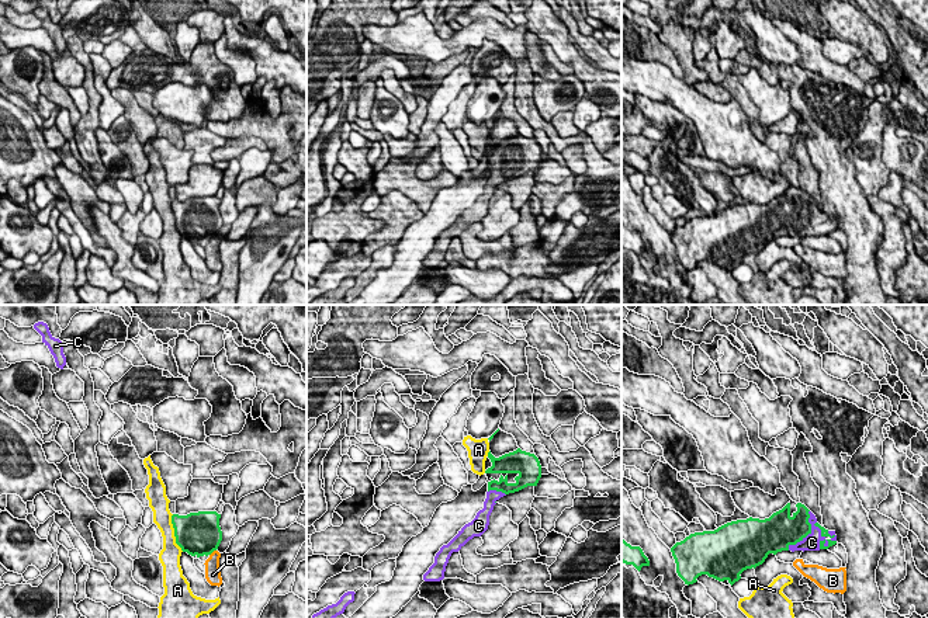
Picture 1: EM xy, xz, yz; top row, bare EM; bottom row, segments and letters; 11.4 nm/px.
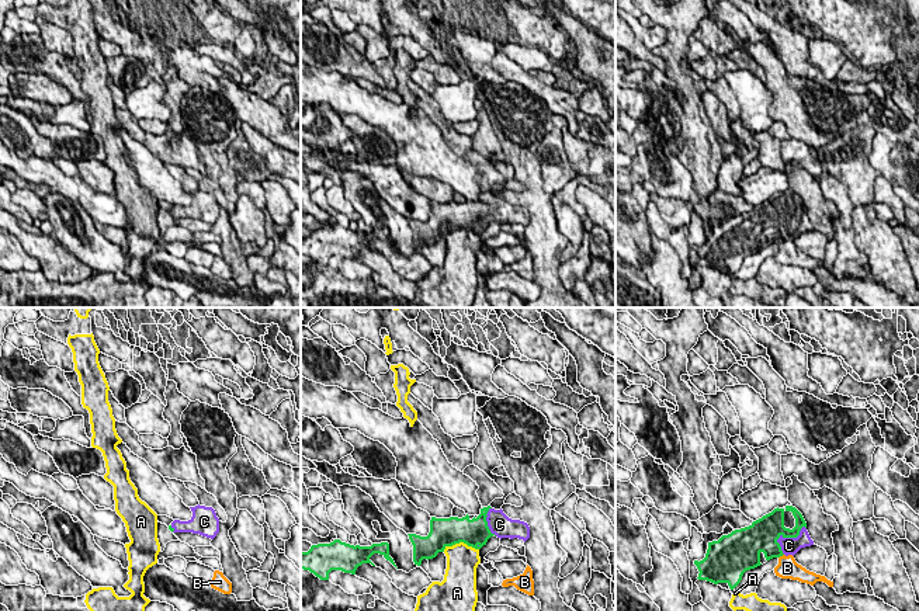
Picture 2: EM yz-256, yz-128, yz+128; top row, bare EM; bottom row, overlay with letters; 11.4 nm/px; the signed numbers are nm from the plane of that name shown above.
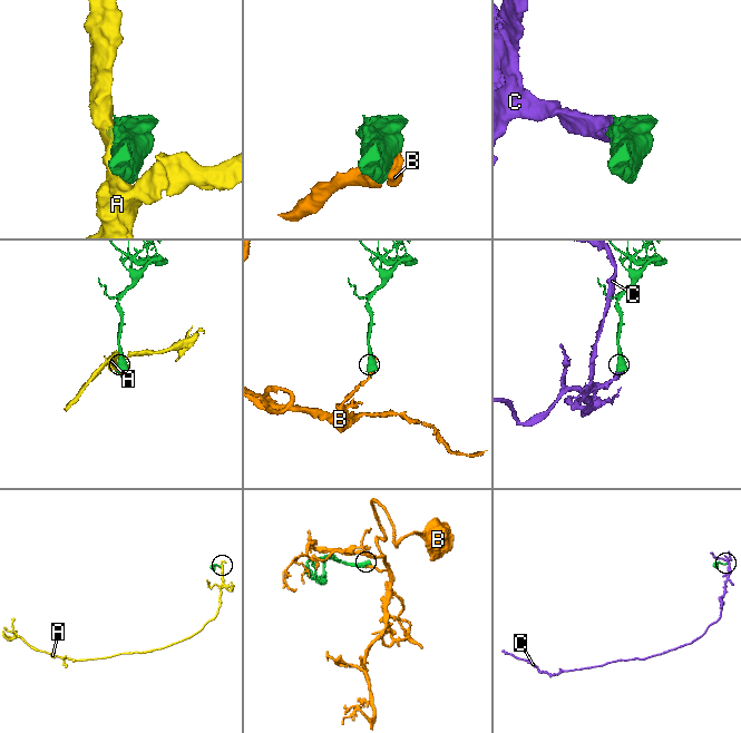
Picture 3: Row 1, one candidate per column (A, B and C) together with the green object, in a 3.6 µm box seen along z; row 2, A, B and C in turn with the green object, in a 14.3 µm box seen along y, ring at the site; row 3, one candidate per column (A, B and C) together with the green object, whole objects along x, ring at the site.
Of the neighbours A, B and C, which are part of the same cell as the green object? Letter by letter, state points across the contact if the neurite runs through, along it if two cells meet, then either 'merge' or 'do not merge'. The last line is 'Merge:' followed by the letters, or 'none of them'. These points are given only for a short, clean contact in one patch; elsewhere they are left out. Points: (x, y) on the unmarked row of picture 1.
A: do not merge
B: do not merge
C: merge
Merge: C

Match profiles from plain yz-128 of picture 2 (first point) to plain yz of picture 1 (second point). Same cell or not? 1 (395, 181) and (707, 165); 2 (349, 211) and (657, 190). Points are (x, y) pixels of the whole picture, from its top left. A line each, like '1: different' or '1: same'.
1: different
2: same

